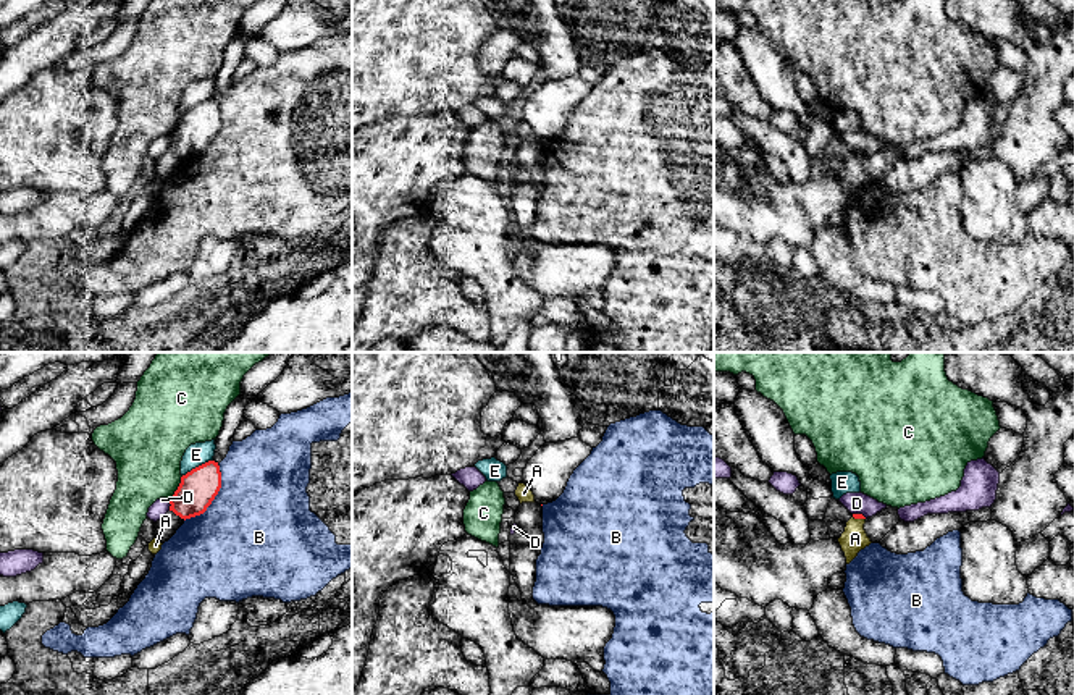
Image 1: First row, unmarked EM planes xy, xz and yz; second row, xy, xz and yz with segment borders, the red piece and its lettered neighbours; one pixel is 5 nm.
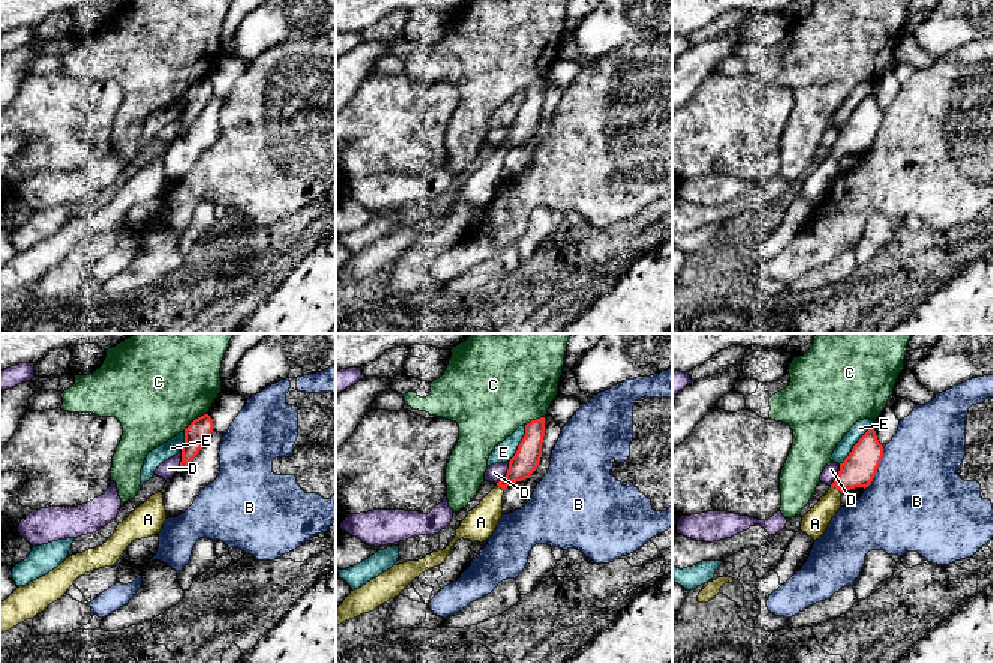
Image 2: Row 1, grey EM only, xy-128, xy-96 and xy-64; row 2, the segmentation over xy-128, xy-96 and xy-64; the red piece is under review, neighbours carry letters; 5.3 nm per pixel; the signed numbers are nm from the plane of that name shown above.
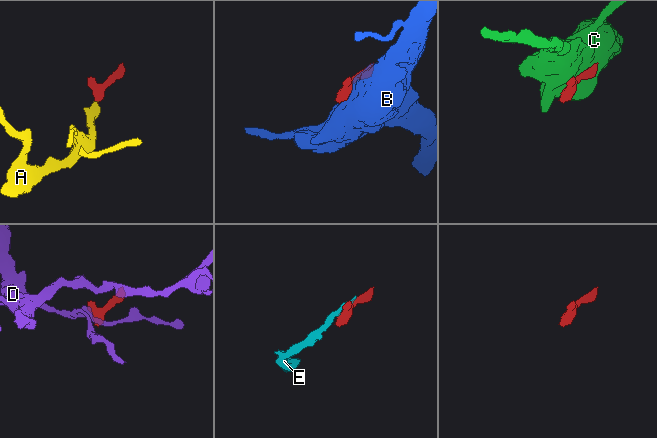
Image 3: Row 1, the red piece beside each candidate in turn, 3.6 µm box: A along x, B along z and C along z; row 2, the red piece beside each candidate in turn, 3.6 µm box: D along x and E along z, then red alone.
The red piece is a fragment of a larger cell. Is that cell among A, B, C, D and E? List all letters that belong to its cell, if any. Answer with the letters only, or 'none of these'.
A

